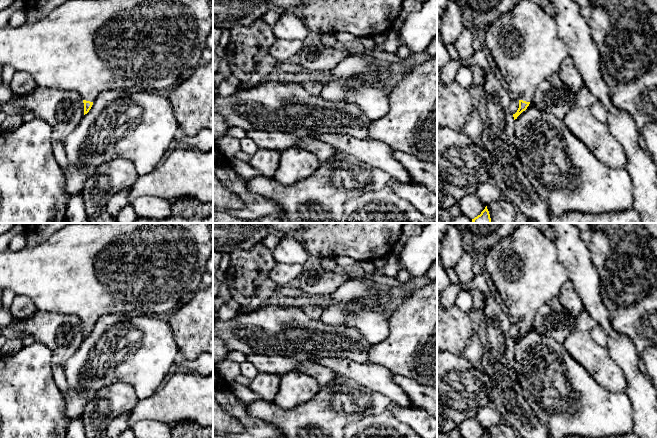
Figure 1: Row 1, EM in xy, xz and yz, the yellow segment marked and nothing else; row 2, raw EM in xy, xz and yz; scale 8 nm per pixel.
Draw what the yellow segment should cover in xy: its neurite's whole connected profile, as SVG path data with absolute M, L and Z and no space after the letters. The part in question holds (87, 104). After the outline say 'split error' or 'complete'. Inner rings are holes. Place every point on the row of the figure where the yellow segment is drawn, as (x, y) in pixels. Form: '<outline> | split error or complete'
M70 0L55 8L36 23L20 27L0 28L0 67L11 66L16 71L30 75L36 85L57 90L76 90L84 99L84 115L91 109L97 96L107 90L168 93L188 79L202 63L202 52L207 48L207 38L213 28L213 0Z | split error

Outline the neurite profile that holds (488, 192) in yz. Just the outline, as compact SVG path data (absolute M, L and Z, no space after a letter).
M490 181L480 184L474 194L486 206L503 199L500 189L494 182Z

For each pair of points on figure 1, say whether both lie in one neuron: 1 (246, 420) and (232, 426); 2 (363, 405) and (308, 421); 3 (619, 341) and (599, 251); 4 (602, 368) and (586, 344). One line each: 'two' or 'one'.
1: two
2: one
3: two
4: one

